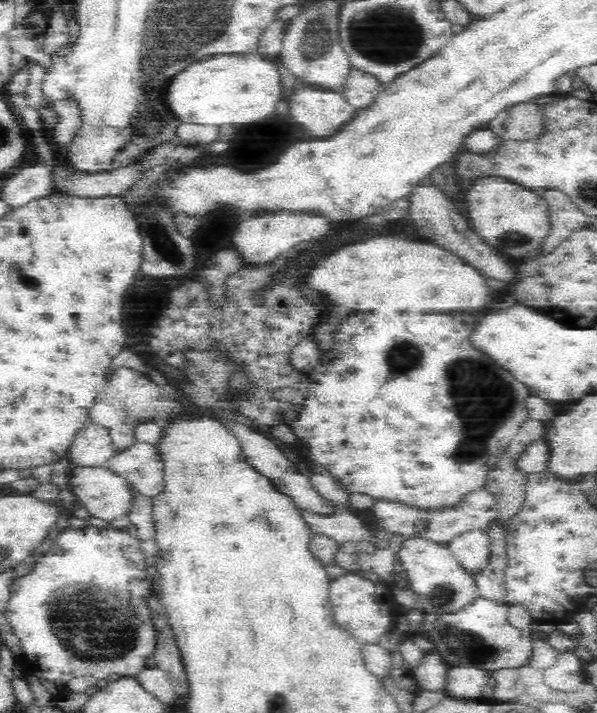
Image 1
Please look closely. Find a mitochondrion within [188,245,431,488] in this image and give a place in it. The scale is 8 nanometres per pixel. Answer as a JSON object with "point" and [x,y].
{"point":[404,358]}

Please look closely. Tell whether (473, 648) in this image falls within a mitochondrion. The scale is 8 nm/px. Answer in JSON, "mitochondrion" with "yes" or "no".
{"mitochondrion":"yes"}

